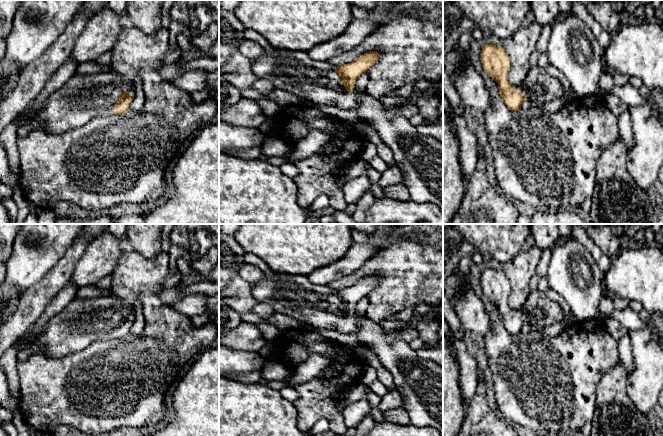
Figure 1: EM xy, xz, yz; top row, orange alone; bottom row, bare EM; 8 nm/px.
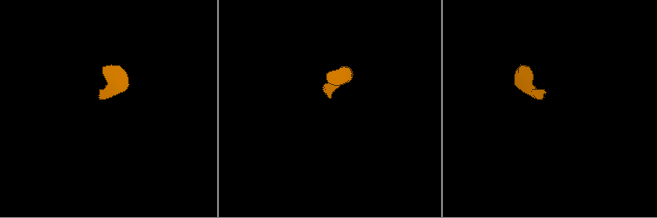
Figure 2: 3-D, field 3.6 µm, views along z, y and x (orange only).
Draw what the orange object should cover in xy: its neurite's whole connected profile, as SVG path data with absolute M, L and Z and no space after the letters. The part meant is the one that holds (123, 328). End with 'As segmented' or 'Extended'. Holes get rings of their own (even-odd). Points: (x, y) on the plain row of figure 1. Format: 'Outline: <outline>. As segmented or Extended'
Outline: M116 296L75 298L41 329L28 332L21 349L37 349L44 358L63 358L92 342L120 339L130 334L133 305Z. Extended

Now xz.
Outline: M274 272L271 276L264 275L261 282L251 284L251 294L257 303L269 304L276 313L296 318L308 327L356 334L359 344L376 355L392 374L396 389L401 393L402 407L407 411L411 424L434 427L443 436L443 368L431 360L421 359L416 350L400 338L399 330L385 332L380 324L374 323L367 315L357 315L356 304L378 283L379 277L372 275L348 288L335 290L328 285L311 283L306 275Z. Extended

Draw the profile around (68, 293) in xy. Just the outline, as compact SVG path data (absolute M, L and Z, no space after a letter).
M68 282L49 302L38 320L31 325L28 332L41 329L51 318L61 312L72 300L76 298L77 289L77 286Z

